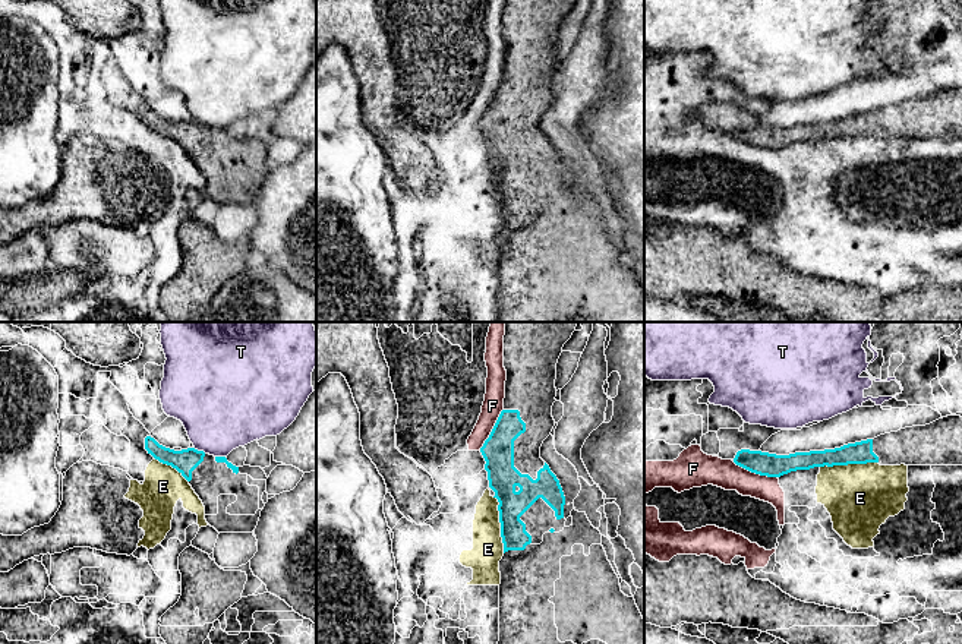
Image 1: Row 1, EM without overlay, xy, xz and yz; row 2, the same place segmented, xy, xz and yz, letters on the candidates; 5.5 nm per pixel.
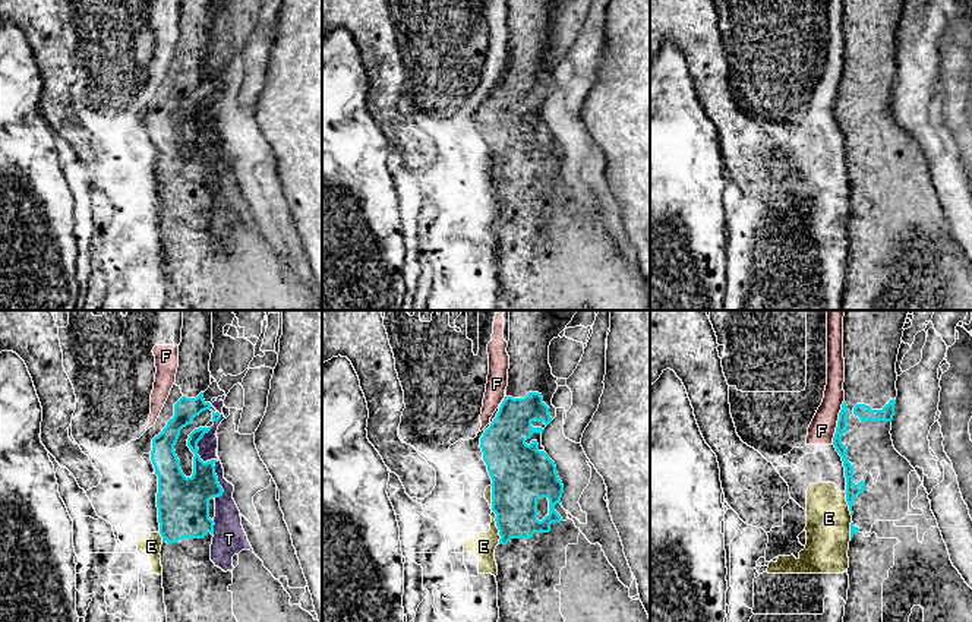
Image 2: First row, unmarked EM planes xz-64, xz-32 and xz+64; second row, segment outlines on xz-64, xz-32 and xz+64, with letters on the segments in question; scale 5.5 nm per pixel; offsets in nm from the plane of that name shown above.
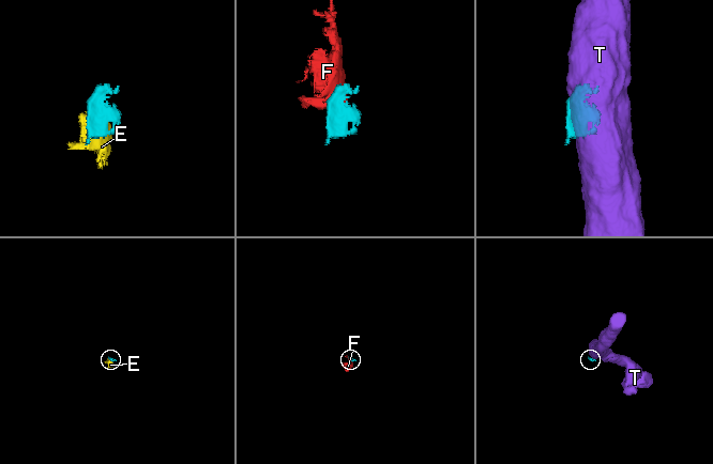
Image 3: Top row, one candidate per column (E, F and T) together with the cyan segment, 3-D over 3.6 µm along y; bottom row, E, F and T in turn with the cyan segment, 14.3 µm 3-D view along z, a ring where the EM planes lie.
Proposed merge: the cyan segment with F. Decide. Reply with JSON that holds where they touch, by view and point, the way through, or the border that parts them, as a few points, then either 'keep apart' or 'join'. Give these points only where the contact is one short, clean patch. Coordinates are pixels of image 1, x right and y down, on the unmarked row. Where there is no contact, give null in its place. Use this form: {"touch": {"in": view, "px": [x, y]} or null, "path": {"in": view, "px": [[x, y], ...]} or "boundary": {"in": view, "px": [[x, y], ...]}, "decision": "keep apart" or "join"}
{"touch": {"in": "yz", "px": [754, 144]}, "decision": "keep apart"}

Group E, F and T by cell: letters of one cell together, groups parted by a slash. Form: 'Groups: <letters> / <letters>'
Groups: E F / T

